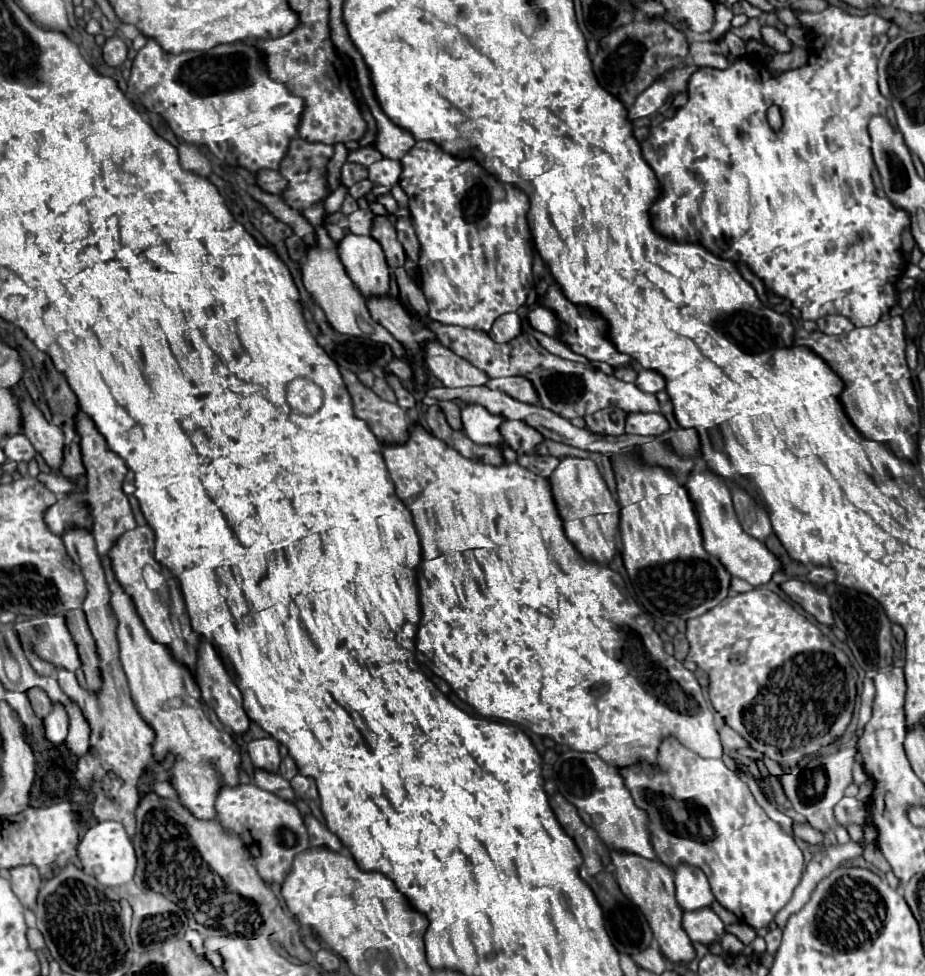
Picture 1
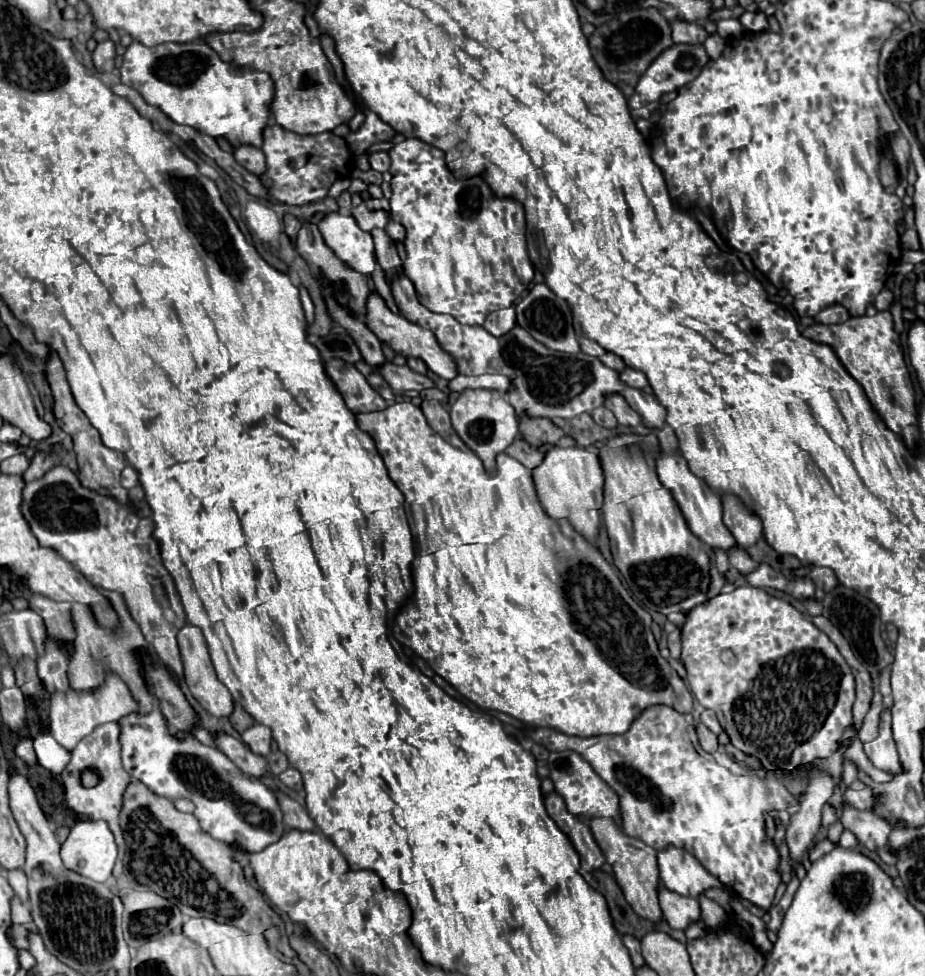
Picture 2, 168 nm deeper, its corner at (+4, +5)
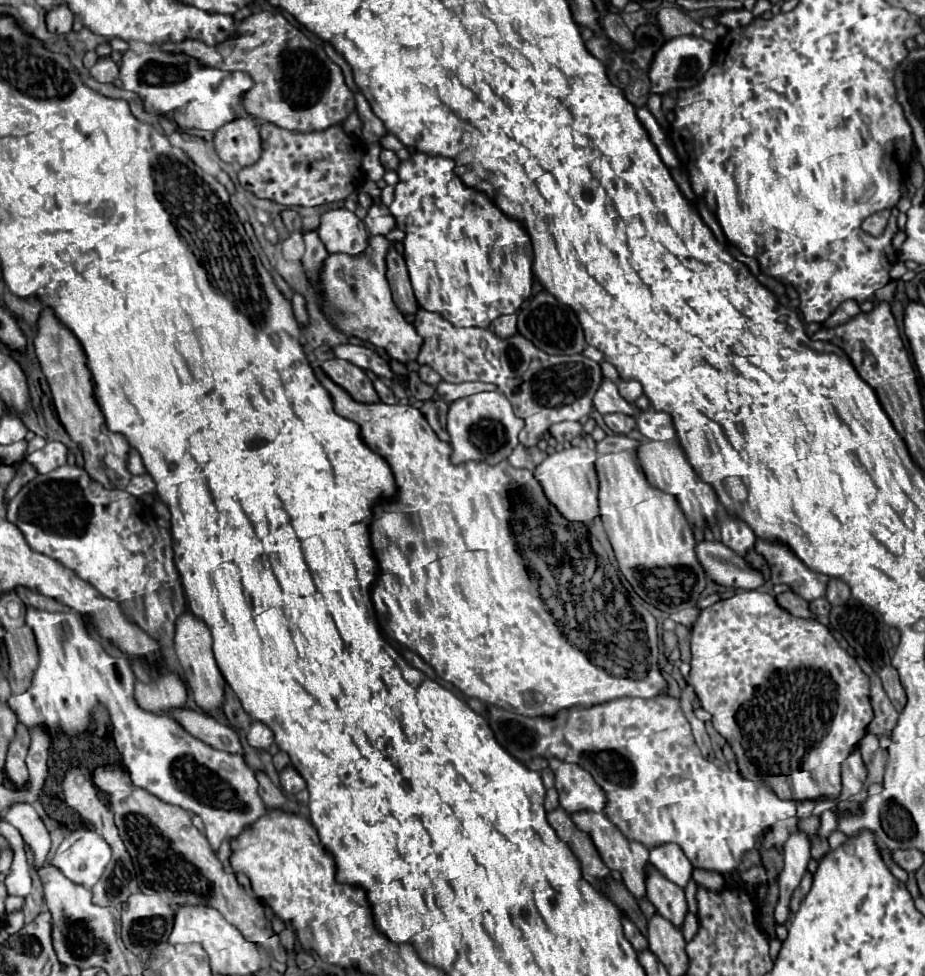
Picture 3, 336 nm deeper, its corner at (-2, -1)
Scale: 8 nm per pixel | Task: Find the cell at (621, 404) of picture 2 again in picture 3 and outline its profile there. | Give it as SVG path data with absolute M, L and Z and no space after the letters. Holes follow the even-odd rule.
M602 379L596 395L594 395L594 407L606 415L606 413L630 413L636 415L636 407L634 405L626 405L626 401L622 401L622 397L618 395L616 385L610 379Z

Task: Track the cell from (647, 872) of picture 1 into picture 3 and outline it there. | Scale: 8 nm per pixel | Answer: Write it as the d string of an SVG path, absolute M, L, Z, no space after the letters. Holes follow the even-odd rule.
M576 811L576 813L572 813L570 817L572 817L574 825L576 825L580 831L584 831L584 833L590 835L590 839L592 839L592 843L596 845L602 861L604 861L610 869L618 869L618 871L622 873L622 879L624 879L624 885L628 887L628 891L630 891L636 899L644 897L644 893L646 893L646 885L644 885L646 871L644 871L644 867L646 867L646 863L648 863L648 849L646 849L642 843L638 843L638 841L628 841L628 839L620 833L620 829L618 829L614 823L610 823L610 819L608 819L604 813Z

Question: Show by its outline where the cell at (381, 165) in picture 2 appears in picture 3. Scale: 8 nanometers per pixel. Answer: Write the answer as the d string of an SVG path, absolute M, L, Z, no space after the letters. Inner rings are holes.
M382 149L380 151L380 163L384 165L384 169L398 169L398 165L400 165L400 159L396 157L396 153L394 151L390 151L390 149Z

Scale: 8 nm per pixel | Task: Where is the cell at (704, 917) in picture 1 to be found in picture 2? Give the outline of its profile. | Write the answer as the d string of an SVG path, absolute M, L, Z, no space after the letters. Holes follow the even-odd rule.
M660 887L660 907L664 913L664 921L672 929L686 929L688 925L702 919L700 903L696 899L676 895L666 887Z

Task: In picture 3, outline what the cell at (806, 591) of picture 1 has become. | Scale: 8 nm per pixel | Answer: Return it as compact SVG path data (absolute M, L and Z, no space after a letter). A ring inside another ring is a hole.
M698 541L696 557L702 563L708 577L724 587L734 589L758 589L764 579L760 571L752 569L732 549L726 549L720 541Z

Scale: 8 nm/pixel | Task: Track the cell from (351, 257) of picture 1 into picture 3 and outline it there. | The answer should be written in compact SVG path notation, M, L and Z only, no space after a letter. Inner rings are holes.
M346 207L322 213L320 227L316 231L328 253L358 255L366 249L368 231L364 223Z

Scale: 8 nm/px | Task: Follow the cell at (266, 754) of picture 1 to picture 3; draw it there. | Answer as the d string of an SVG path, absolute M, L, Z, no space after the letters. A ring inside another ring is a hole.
M252 721L252 727L248 731L248 743L256 749L270 749L272 741L274 741L274 735L270 727L262 721Z

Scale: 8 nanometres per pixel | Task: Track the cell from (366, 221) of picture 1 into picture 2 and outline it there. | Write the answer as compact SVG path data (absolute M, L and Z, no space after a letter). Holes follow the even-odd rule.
M365 202L352 209L354 219L358 221L358 225L360 225L364 231L372 231L372 227L374 227L374 215L371 211L374 210L369 210Z

